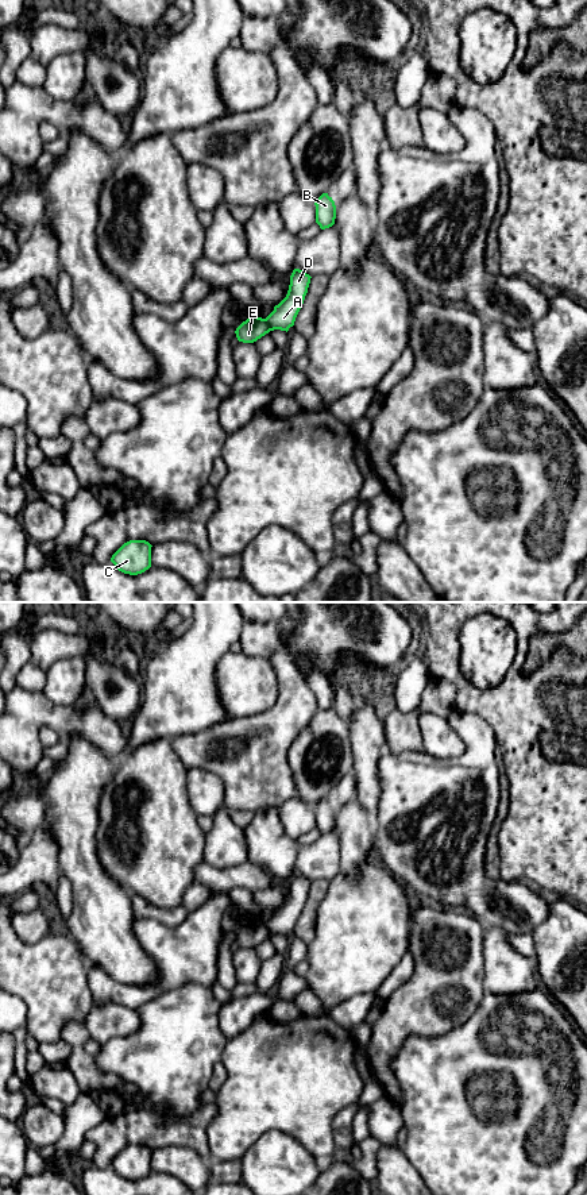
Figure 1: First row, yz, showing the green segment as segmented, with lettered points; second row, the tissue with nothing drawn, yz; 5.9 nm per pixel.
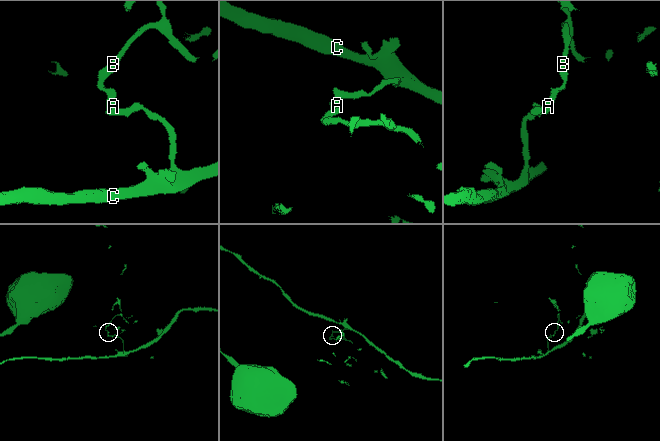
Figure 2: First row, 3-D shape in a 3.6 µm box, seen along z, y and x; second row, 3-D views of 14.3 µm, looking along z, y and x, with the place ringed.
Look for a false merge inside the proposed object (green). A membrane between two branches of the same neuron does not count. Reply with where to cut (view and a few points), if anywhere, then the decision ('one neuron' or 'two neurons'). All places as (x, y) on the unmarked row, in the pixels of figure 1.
cut in yz along (263, 924), (270, 935); two neurons

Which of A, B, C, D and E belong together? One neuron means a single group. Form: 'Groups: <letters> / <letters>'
Groups: A B D / C E

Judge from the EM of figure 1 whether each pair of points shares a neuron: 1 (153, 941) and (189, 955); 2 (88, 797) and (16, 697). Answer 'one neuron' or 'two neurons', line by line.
1: one neuron
2: two neurons

